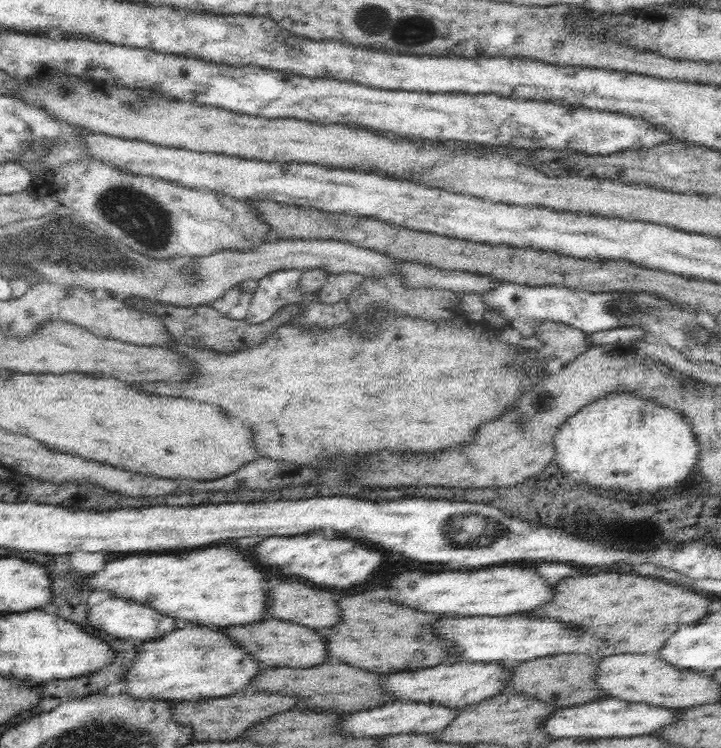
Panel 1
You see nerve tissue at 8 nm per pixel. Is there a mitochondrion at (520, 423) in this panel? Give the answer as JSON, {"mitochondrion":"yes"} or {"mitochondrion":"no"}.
{"mitochondrion":"yes"}

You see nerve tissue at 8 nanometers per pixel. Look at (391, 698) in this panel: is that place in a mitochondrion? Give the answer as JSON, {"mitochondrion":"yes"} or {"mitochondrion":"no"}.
{"mitochondrion":"no"}

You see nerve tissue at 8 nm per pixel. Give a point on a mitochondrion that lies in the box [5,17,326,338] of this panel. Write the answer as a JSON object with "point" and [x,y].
{"point":[143,220]}

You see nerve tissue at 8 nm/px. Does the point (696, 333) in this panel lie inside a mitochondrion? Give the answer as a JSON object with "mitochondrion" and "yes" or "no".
{"mitochondrion":"yes"}

